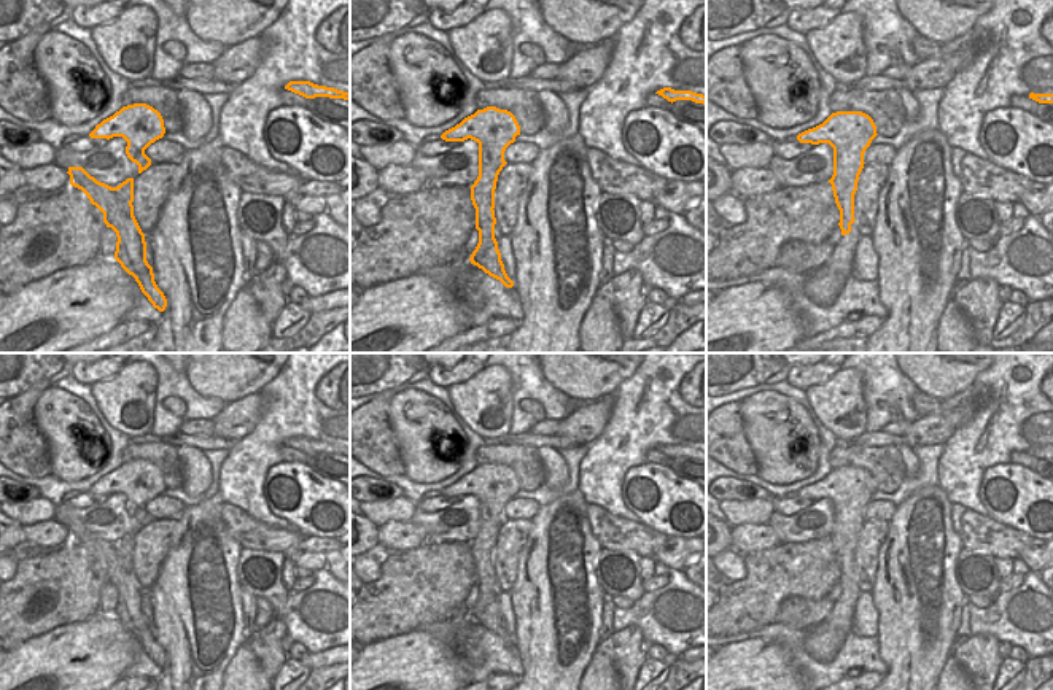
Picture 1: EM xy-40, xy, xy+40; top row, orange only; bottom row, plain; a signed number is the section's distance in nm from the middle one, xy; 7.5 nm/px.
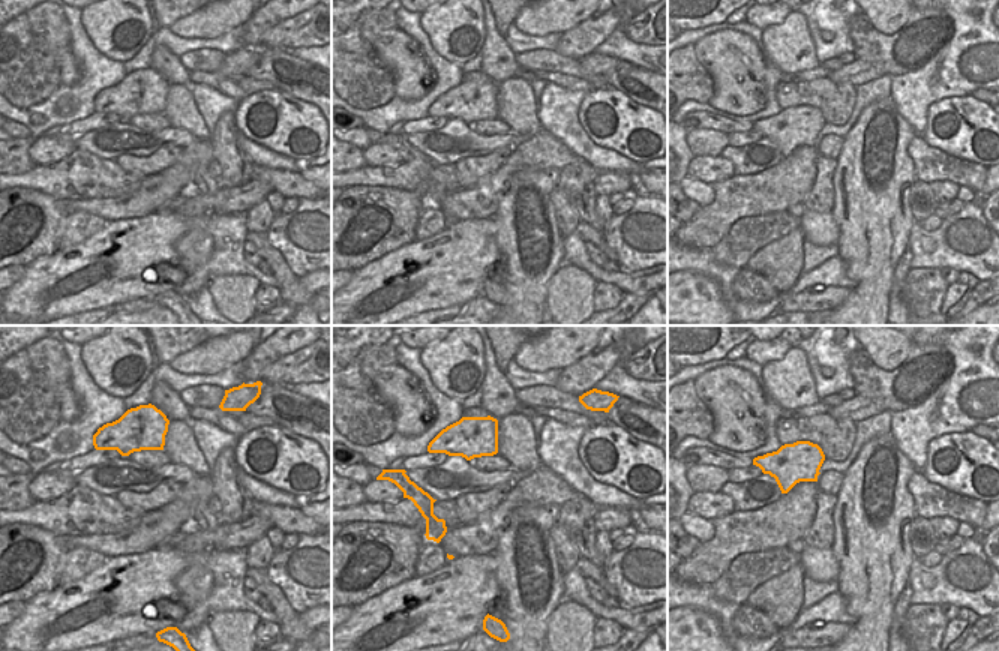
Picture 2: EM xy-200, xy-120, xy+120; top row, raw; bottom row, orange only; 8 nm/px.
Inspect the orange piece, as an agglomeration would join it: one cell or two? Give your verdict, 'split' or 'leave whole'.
split

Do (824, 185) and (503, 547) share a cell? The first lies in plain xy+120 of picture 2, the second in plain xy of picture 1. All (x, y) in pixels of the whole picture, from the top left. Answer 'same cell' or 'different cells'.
same cell

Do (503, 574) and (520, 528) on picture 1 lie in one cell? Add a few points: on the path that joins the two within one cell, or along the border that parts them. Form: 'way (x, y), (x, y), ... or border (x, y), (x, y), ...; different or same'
way (506, 563), (506, 550), (511, 539); same

